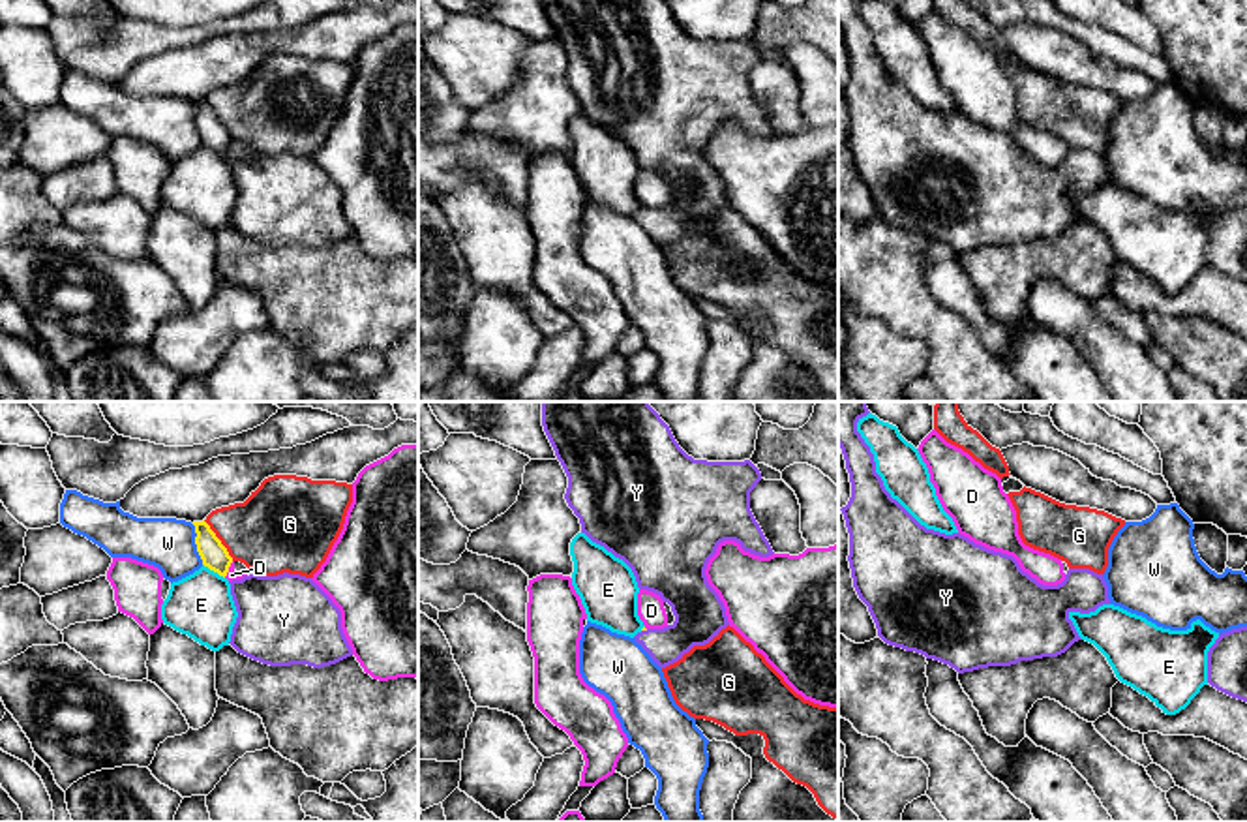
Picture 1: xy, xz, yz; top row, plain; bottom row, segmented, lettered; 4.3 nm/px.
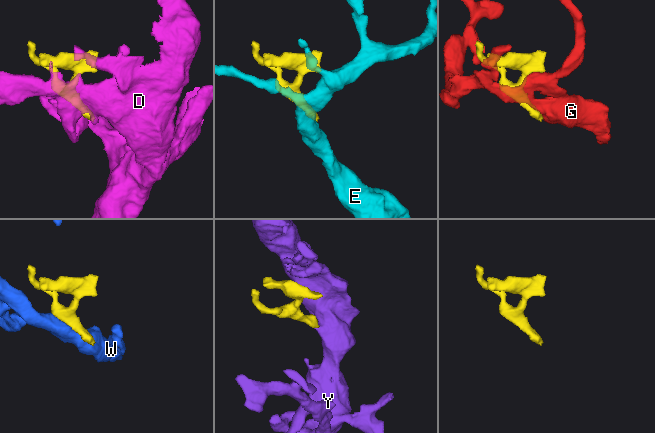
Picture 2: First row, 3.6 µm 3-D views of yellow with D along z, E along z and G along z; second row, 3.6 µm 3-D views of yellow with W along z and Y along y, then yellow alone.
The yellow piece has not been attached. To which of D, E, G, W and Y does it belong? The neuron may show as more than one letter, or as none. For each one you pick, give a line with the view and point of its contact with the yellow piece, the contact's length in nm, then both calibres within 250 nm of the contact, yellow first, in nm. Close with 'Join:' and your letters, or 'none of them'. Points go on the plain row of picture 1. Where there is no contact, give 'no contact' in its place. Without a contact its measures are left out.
Y: contact xz (644, 209); length 30 nm; calibres 20 and 220 nm
Join: Y

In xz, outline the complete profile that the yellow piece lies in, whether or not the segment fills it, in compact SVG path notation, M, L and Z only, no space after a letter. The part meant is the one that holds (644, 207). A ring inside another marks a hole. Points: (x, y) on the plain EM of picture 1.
M542 0L542 6L568 56L564 79L579 98L581 113L623 139L632 148L639 169L656 173L671 186L675 201L664 208L643 206L634 216L636 221L660 248L666 248L694 225L705 225L718 216L729 201L724 182L705 156L718 124L735 120L754 135L774 133L750 90L750 71L761 60L759 49L750 39L694 39L679 26L664 0Z

